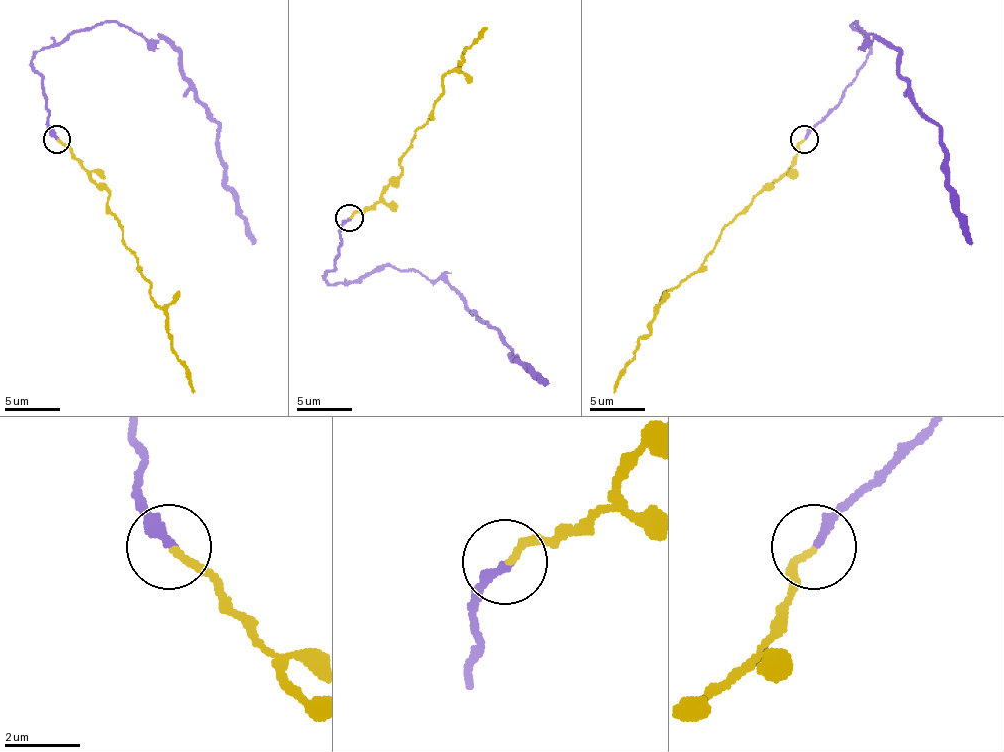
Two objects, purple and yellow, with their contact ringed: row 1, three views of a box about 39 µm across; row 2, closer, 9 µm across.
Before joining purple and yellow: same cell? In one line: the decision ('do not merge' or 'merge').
do not merge

